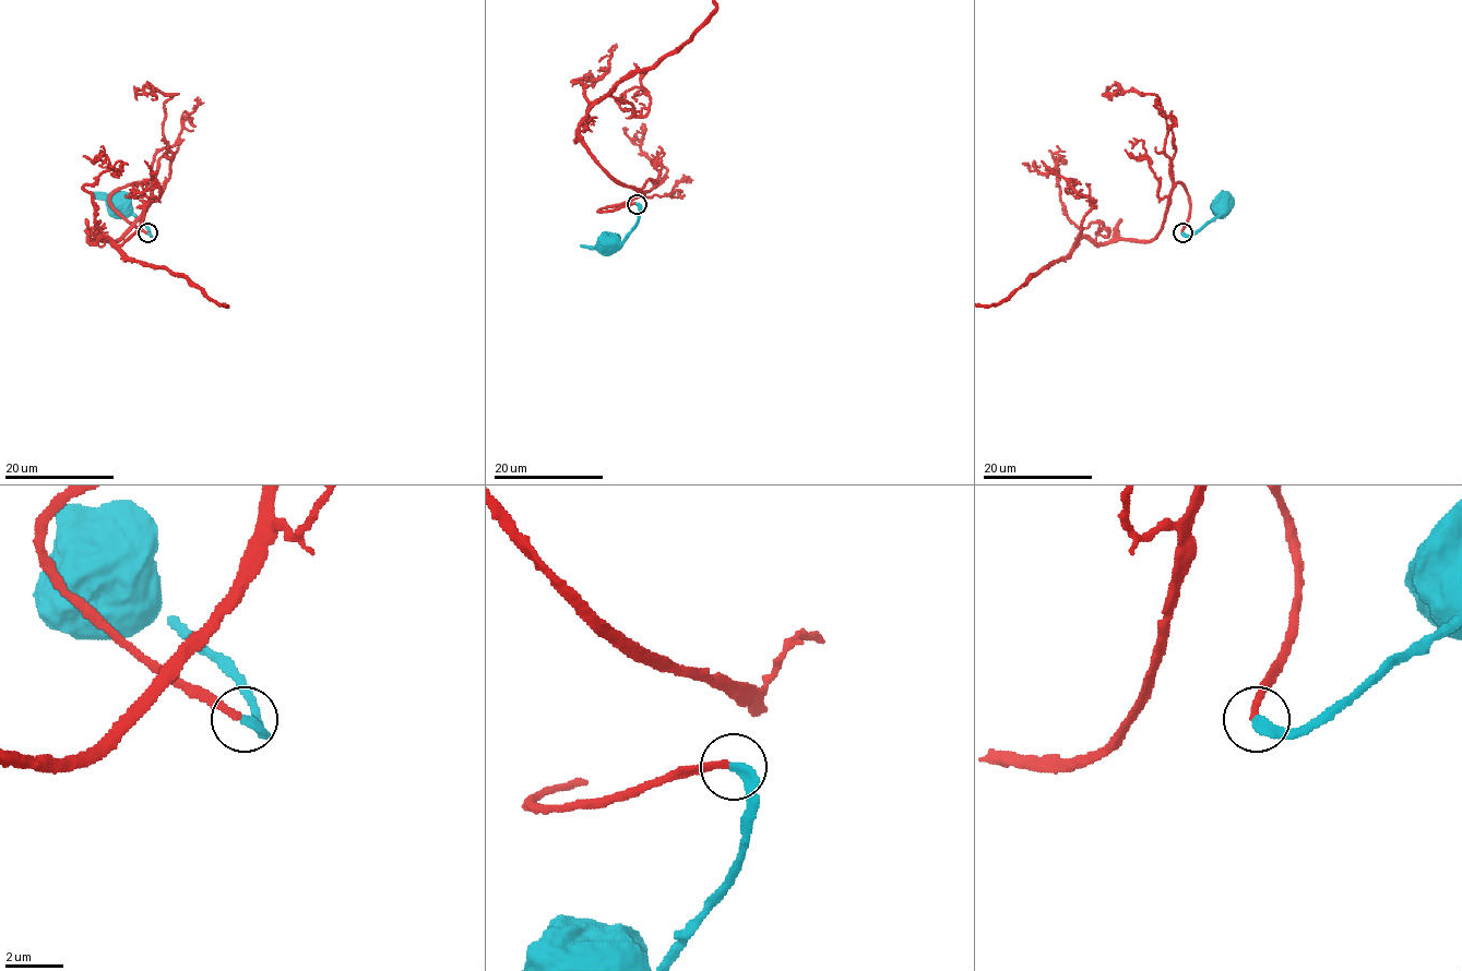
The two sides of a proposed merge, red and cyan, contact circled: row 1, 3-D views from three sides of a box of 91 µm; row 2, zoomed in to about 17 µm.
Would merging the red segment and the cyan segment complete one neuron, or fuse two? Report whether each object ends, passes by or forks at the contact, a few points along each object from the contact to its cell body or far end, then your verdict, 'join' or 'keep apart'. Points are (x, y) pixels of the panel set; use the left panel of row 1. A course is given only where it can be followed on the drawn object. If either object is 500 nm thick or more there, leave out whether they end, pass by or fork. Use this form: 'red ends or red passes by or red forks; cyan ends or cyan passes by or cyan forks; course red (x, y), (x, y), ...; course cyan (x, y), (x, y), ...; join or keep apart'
red ends; cyan ends; course cyan (147, 234), (151, 235), (147, 228), (119, 202); join

